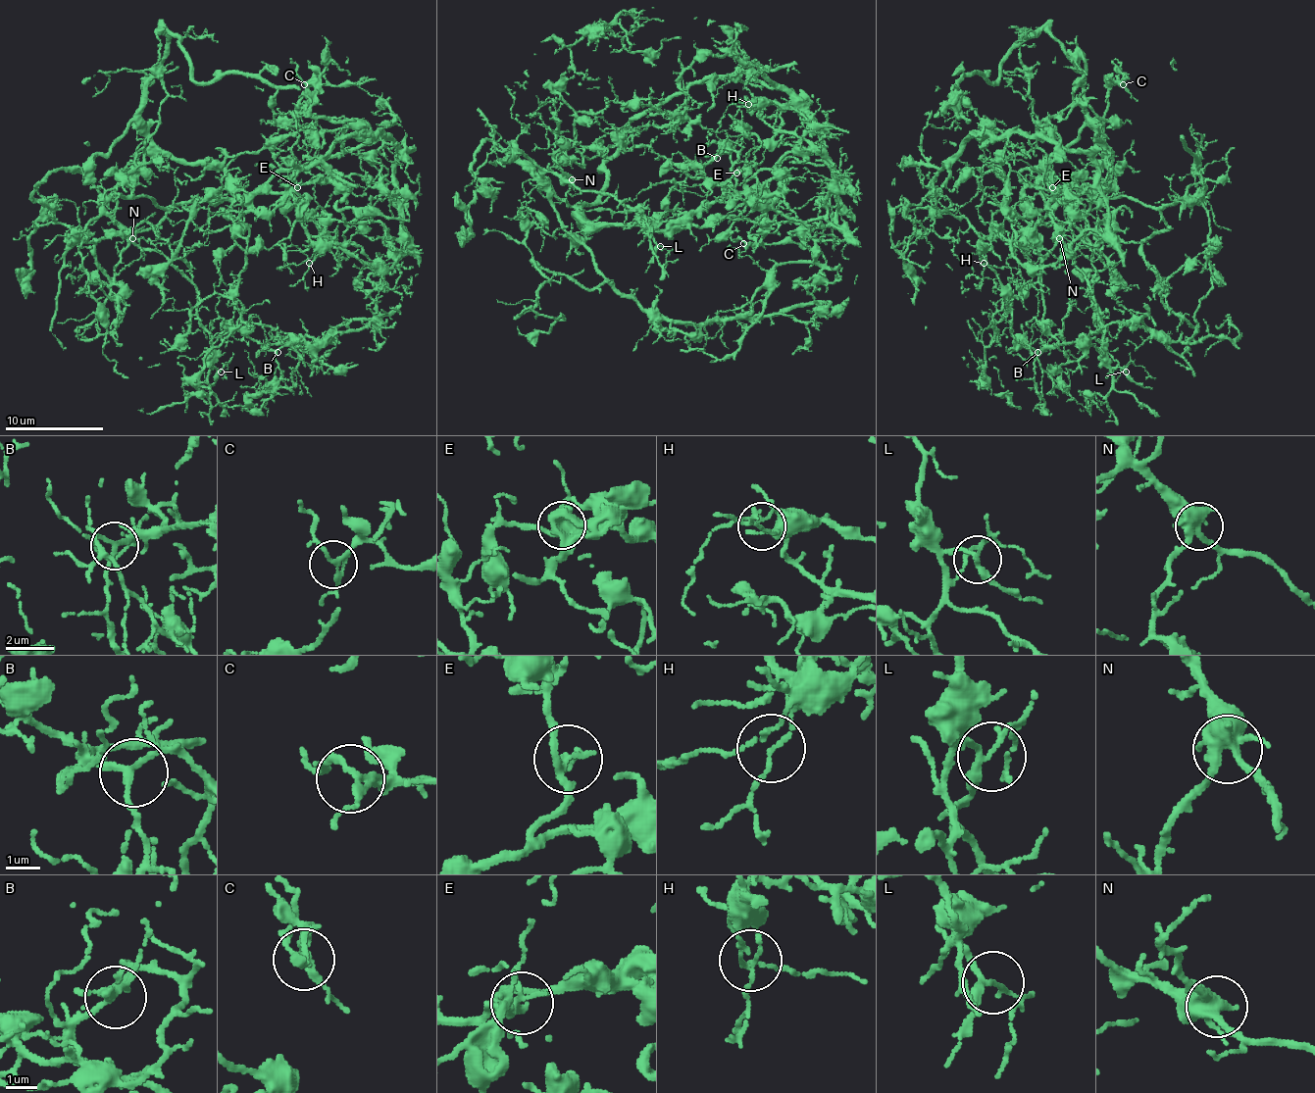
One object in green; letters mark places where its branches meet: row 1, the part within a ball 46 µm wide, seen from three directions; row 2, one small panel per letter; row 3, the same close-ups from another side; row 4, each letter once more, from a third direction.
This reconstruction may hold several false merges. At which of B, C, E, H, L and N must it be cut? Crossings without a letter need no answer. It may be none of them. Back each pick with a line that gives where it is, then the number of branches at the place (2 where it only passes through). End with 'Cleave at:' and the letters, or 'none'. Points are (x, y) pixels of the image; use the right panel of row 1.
Cleave at: none

